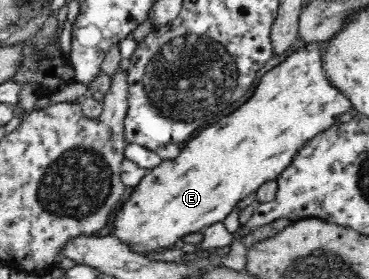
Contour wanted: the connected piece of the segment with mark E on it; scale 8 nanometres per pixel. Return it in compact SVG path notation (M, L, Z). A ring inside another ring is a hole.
M311 43L311 46L291 54L285 62L261 77L257 90L241 108L220 118L209 128L201 129L194 138L187 140L174 160L162 160L156 168L149 169L141 182L133 187L127 202L121 204L120 212L115 216L117 220L107 235L117 237L129 247L129 251L143 257L161 248L169 250L170 246L180 245L181 239L188 234L202 232L209 225L222 223L239 200L251 196L261 184L276 180L309 140L332 128L337 116L351 110L351 101L325 77L319 61L321 52L323 43Z

